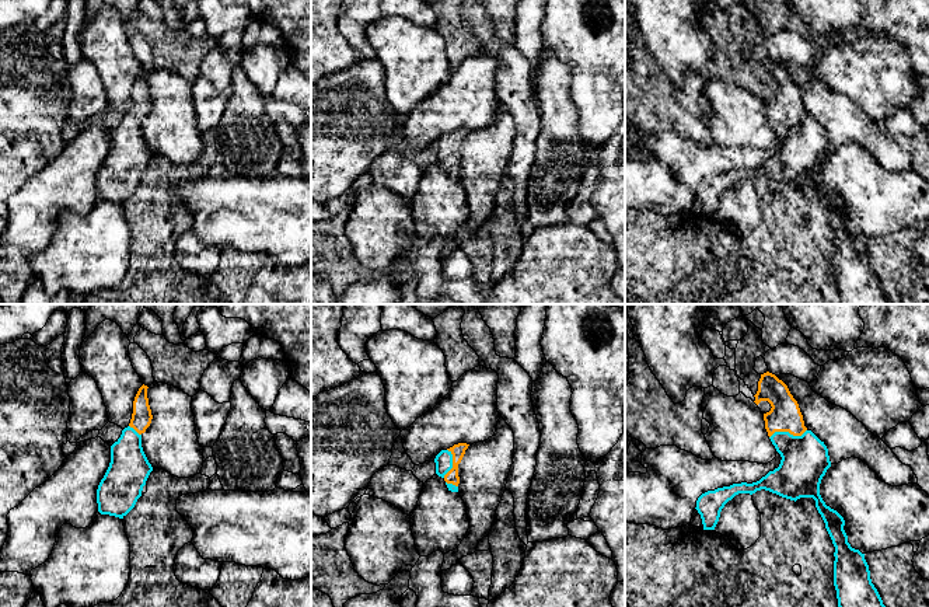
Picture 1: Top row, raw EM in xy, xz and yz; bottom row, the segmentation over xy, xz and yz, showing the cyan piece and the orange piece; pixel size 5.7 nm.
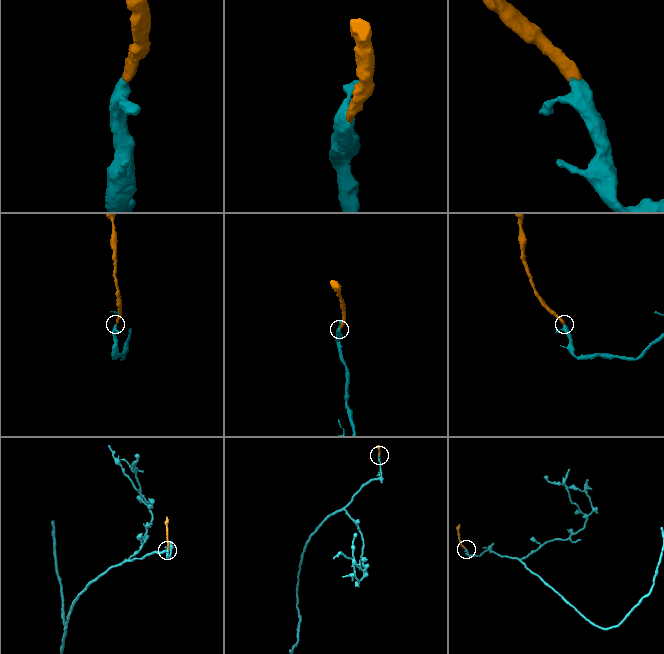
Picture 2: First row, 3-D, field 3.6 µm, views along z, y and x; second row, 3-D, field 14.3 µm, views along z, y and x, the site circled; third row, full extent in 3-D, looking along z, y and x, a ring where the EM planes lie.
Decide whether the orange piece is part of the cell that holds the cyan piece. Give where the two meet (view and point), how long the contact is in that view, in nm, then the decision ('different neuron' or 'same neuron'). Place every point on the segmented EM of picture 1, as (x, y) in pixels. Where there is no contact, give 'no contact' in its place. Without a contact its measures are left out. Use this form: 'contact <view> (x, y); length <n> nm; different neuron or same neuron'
contact yz (788, 432); length 220 nm; same neuron

